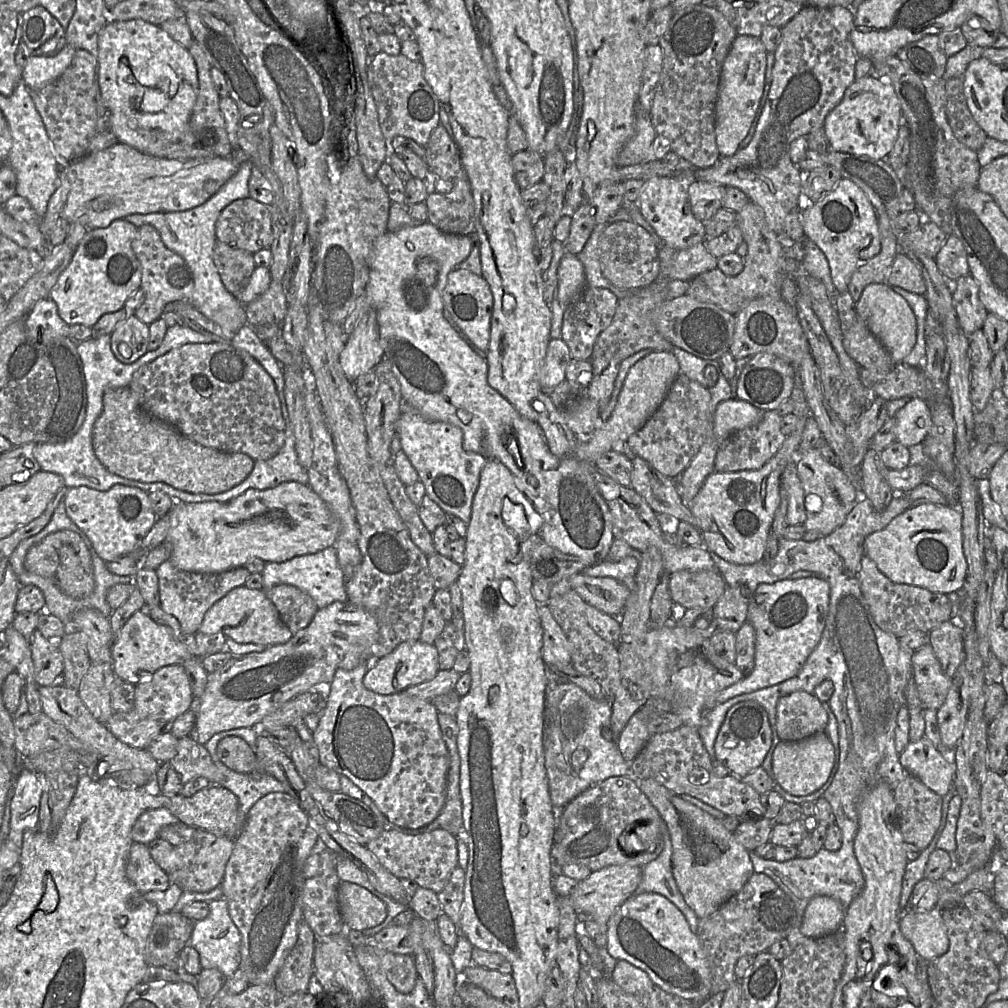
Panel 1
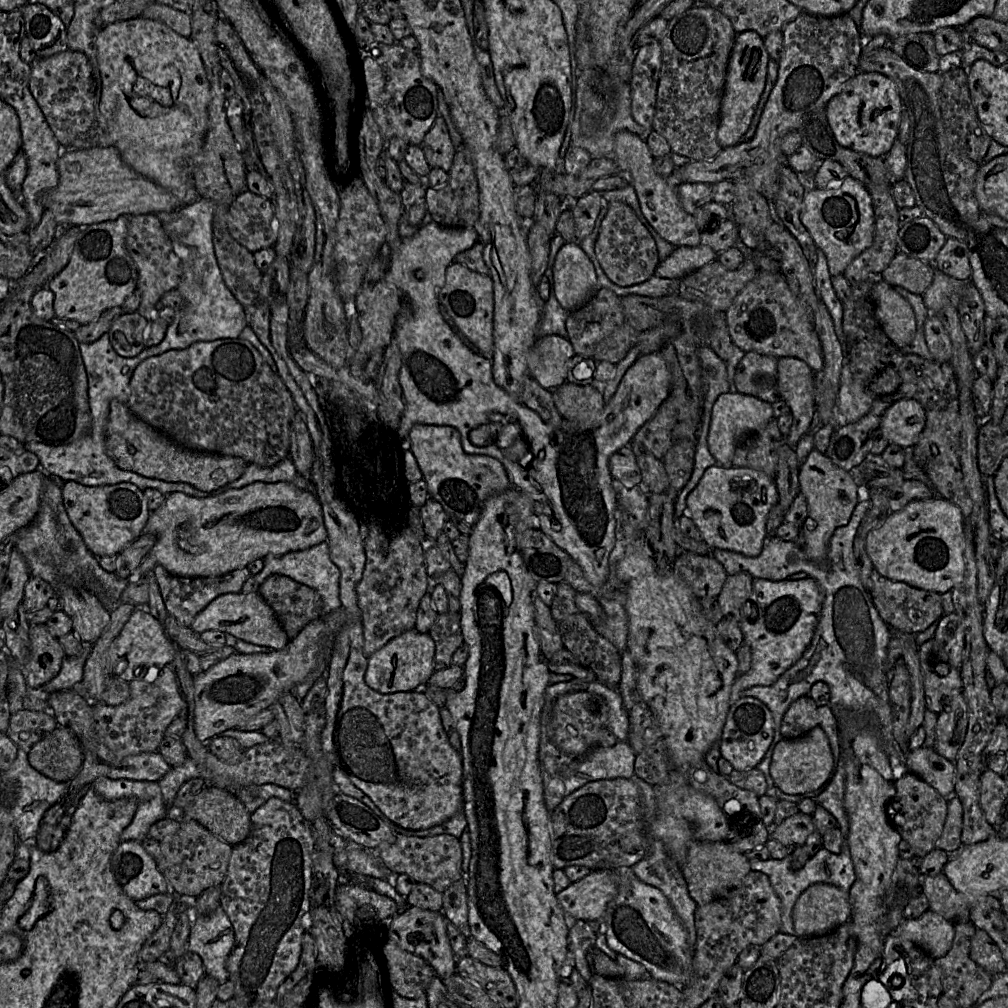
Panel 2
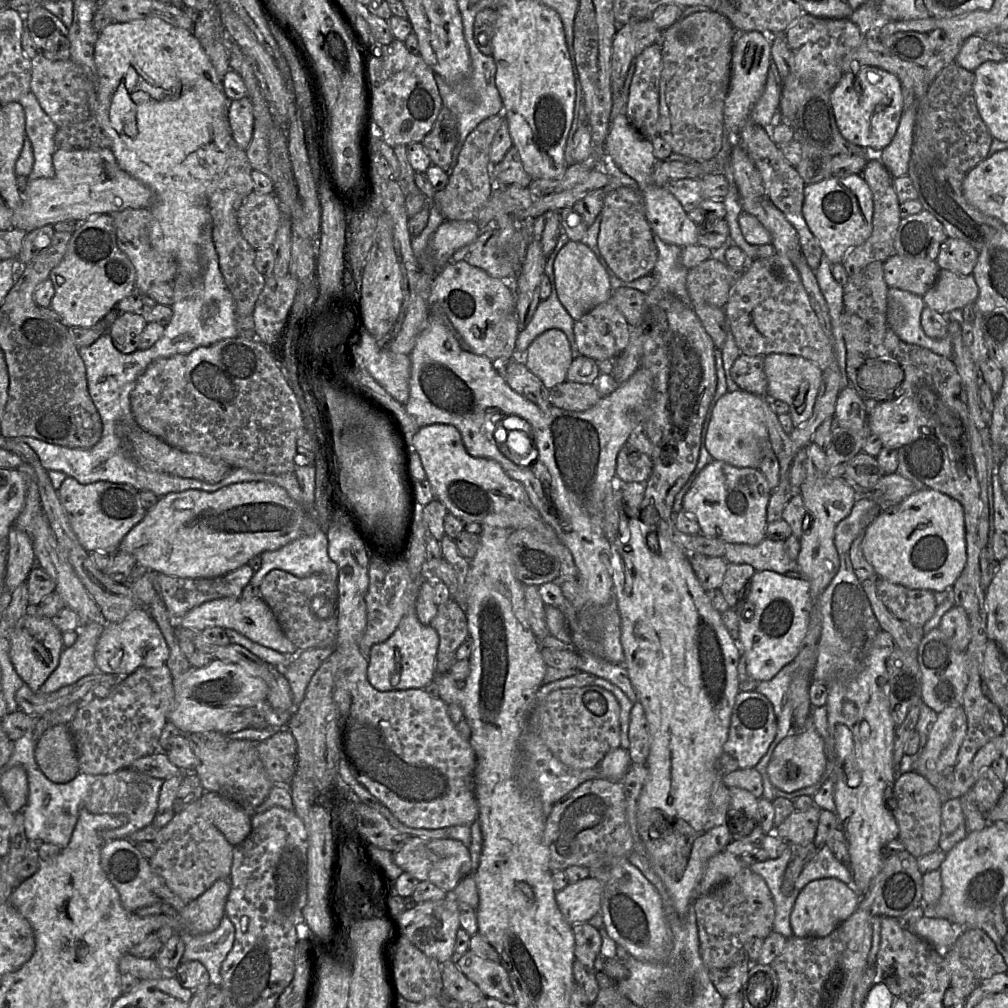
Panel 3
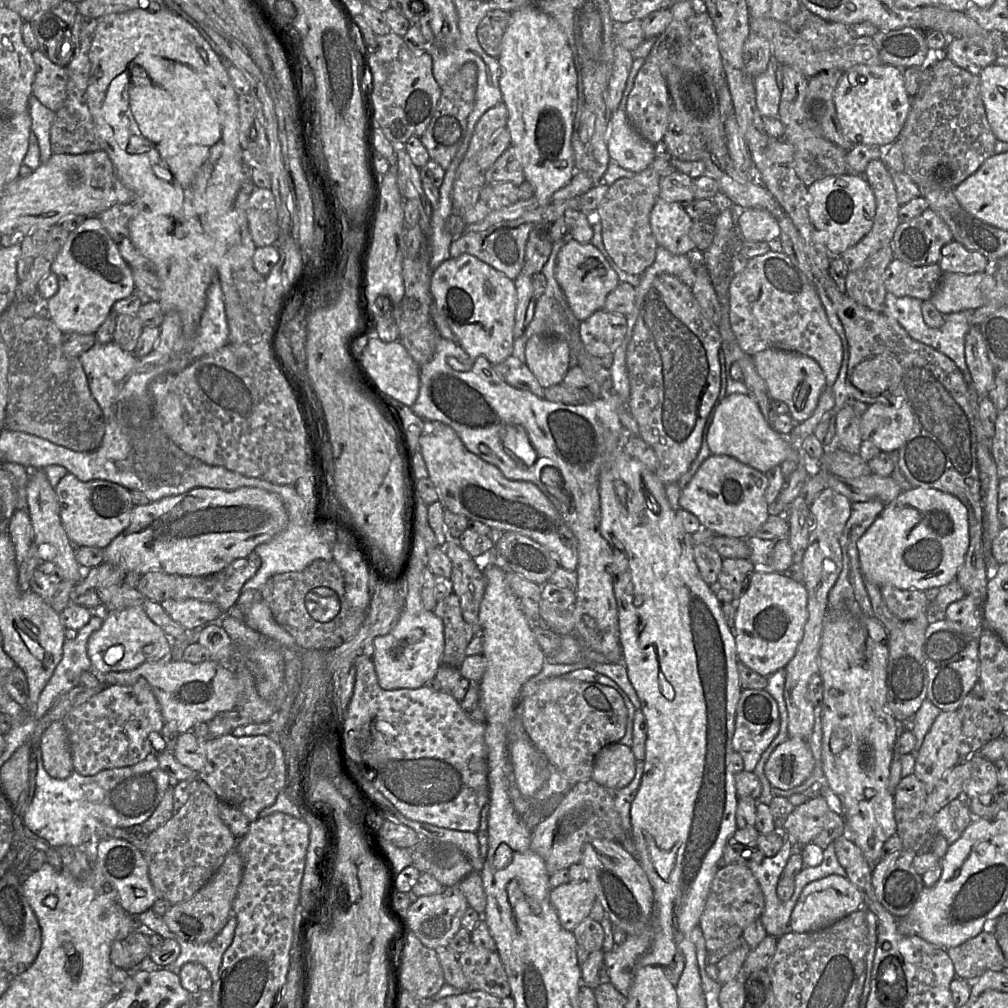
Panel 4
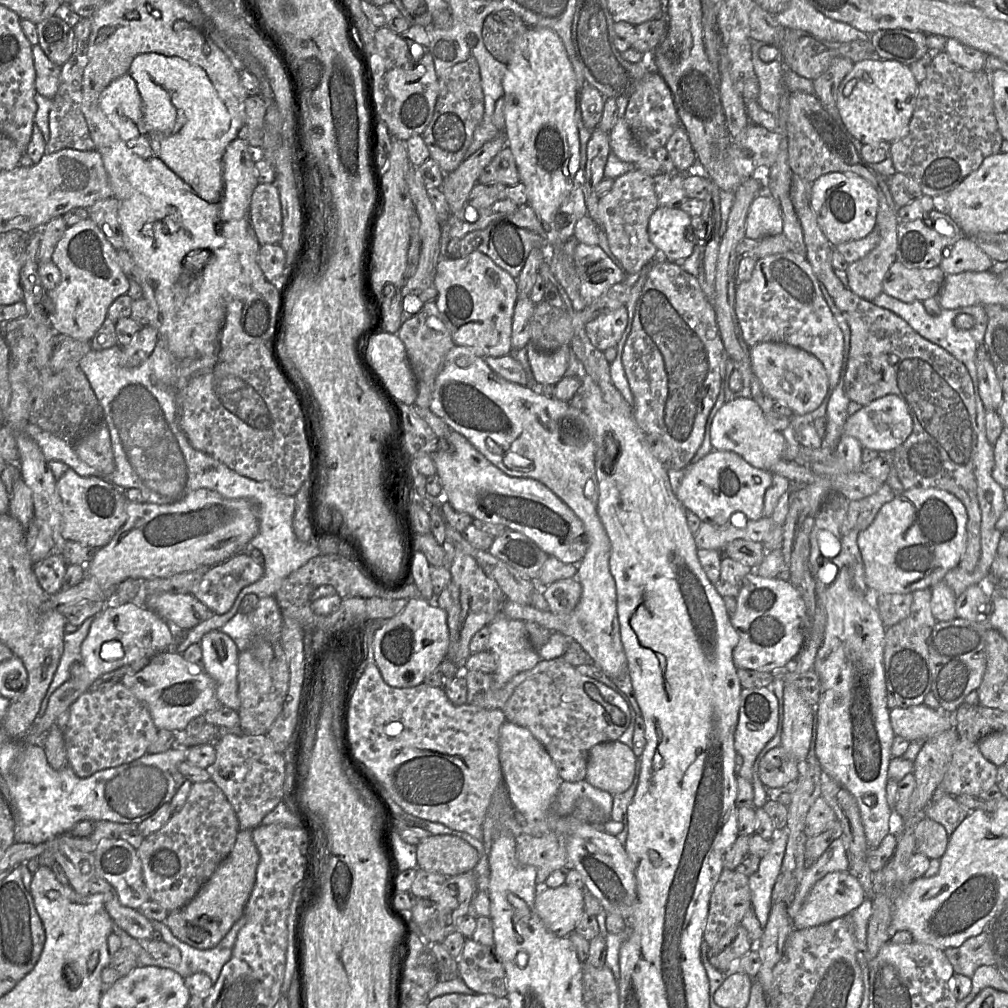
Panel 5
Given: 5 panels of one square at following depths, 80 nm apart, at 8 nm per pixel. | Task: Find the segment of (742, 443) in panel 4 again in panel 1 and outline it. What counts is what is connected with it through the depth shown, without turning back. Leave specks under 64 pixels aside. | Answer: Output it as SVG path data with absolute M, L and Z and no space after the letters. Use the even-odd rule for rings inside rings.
M738 398L720 402L713 417L713 434L717 444L723 443L734 432L758 423L763 411Z

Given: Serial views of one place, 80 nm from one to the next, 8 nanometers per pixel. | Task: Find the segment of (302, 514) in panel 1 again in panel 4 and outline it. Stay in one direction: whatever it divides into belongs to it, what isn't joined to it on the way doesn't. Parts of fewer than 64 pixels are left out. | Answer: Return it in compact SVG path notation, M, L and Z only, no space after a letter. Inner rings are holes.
M241 487L235 490L222 490L211 488L194 488L187 493L164 497L156 502L150 502L147 505L135 505L131 513L131 521L129 526L115 537L111 543L106 546L103 551L103 563L110 563L123 569L126 573L137 572L144 575L148 572L162 572L170 575L178 576L205 576L221 571L230 563L238 558L247 558L258 545L268 542L276 535L281 533L287 526L288 514L280 497L272 492L255 488Z

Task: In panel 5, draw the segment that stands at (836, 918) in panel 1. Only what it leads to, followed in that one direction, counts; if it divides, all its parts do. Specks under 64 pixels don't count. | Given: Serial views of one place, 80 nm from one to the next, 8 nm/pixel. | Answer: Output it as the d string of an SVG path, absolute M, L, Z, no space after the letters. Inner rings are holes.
M849 871L830 872L811 889L792 919L794 929L805 929L849 915L866 898L859 881Z

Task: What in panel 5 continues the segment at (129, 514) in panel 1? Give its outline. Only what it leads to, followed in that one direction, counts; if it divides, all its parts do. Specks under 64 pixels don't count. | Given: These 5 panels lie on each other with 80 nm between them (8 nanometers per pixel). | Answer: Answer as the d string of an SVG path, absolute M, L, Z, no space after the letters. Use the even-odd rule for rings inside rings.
M68 468L56 480L62 502L62 537L86 546L101 548L107 545L127 520L124 491L105 477L83 477Z

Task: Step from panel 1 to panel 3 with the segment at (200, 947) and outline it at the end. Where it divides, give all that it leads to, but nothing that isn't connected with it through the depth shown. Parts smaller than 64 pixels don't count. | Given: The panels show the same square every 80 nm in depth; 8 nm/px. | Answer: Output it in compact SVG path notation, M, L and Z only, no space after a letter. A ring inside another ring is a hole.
M227 915L212 932L200 935L178 933L185 945L181 962L199 961L209 973L210 983L221 984L221 966L233 947L235 927Z

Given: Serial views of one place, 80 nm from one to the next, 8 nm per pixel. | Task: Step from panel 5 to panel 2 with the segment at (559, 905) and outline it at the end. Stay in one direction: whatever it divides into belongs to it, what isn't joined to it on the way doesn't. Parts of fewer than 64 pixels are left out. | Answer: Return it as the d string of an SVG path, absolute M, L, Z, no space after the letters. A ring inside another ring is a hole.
M614 869L592 870L558 893L557 901L571 921L603 920L607 905L618 892Z

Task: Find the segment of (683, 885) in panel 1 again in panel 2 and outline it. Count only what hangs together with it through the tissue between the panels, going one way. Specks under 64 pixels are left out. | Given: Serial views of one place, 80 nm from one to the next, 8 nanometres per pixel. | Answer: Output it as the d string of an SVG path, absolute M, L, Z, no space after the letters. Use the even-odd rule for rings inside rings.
M695 841L690 844L685 862L680 870L691 898L697 905L703 905L740 885L752 869L745 854L731 848L728 841Z

